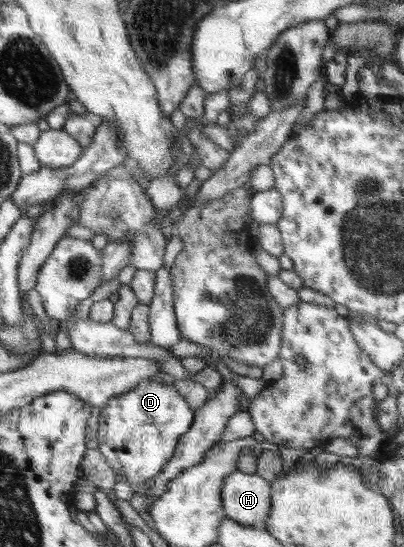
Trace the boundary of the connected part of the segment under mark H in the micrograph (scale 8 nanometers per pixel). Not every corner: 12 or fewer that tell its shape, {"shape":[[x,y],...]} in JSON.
{"shape":[[236,470],[223,478],[225,517],[264,529],[271,485]]}

